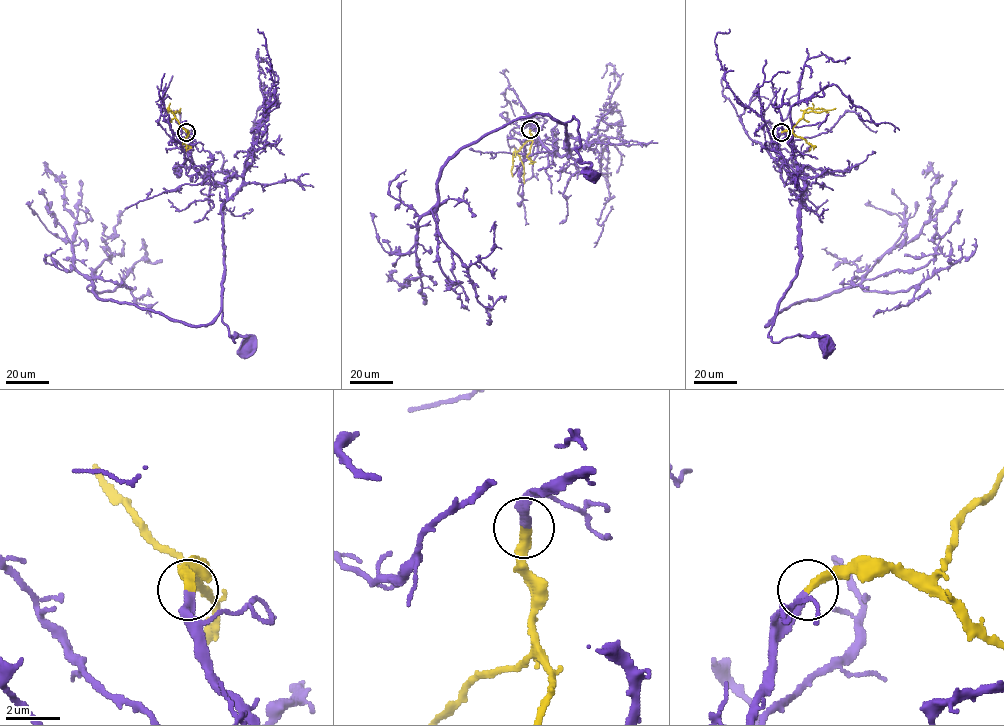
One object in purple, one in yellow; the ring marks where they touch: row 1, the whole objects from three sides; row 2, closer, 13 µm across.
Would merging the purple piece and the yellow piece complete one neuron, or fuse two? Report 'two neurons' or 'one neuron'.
one neuron

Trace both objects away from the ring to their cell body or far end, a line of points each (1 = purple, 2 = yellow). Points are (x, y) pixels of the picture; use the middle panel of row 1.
1: (529, 129), (536, 124), (546, 148), (566, 155), (566, 122), (574, 116), (577, 152), (591, 177)
2: (530, 129), (530, 139), (516, 153), (523, 168), (524, 183)

